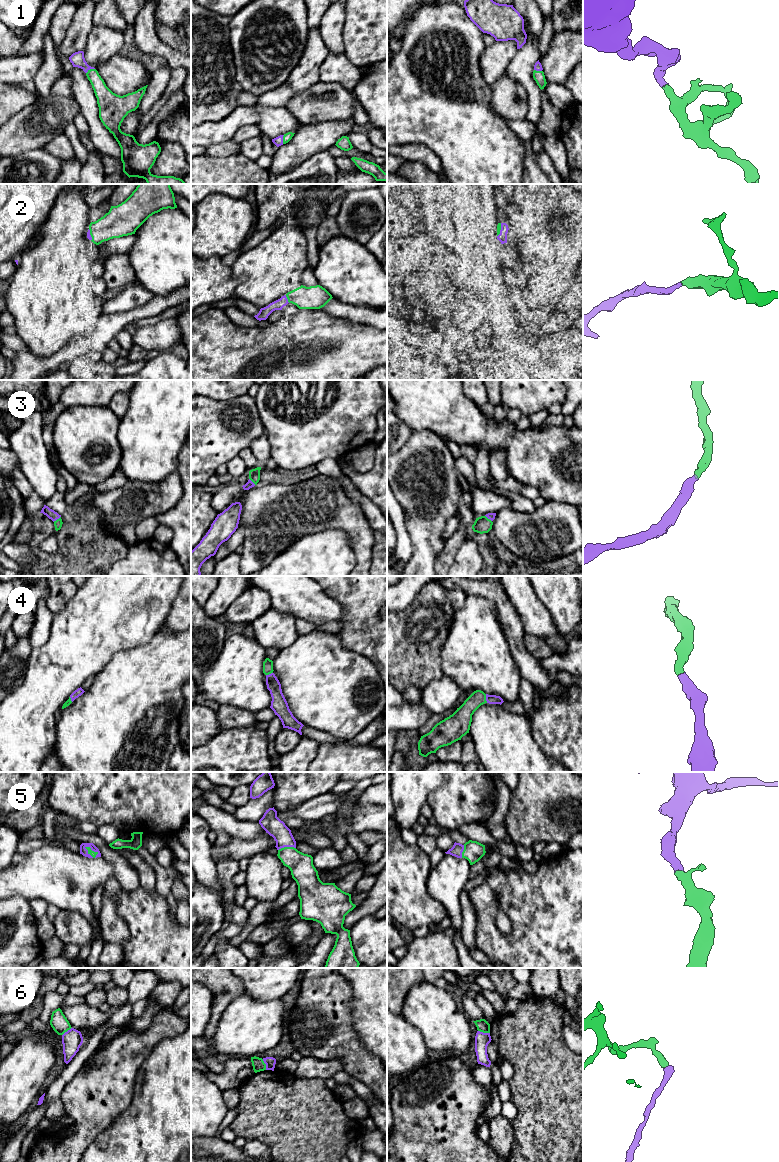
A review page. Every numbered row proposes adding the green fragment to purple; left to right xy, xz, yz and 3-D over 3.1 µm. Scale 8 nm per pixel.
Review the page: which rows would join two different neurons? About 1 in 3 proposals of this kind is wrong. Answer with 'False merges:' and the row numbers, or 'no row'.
False merges: 6

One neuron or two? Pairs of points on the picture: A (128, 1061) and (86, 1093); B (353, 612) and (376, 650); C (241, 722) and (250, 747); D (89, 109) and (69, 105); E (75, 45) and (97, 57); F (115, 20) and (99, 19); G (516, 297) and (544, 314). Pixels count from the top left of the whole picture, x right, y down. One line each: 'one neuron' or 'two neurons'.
A: one neuron
B: one neuron
C: two neurons
D: two neurons
E: two neurons
F: one neuron
G: one neuron

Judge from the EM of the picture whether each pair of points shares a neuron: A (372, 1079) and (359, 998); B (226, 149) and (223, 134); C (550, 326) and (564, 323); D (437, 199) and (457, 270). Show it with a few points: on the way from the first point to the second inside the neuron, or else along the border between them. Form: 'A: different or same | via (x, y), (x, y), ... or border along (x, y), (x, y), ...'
A: different | border along (355, 1031), (364, 1047), (376, 1056)
B: different | border along (231, 138), (220, 143), (209, 144), (206, 147)
C: same | via (553, 325), (561, 323)
D: same | via (455, 217), (461, 223), (461, 252)

